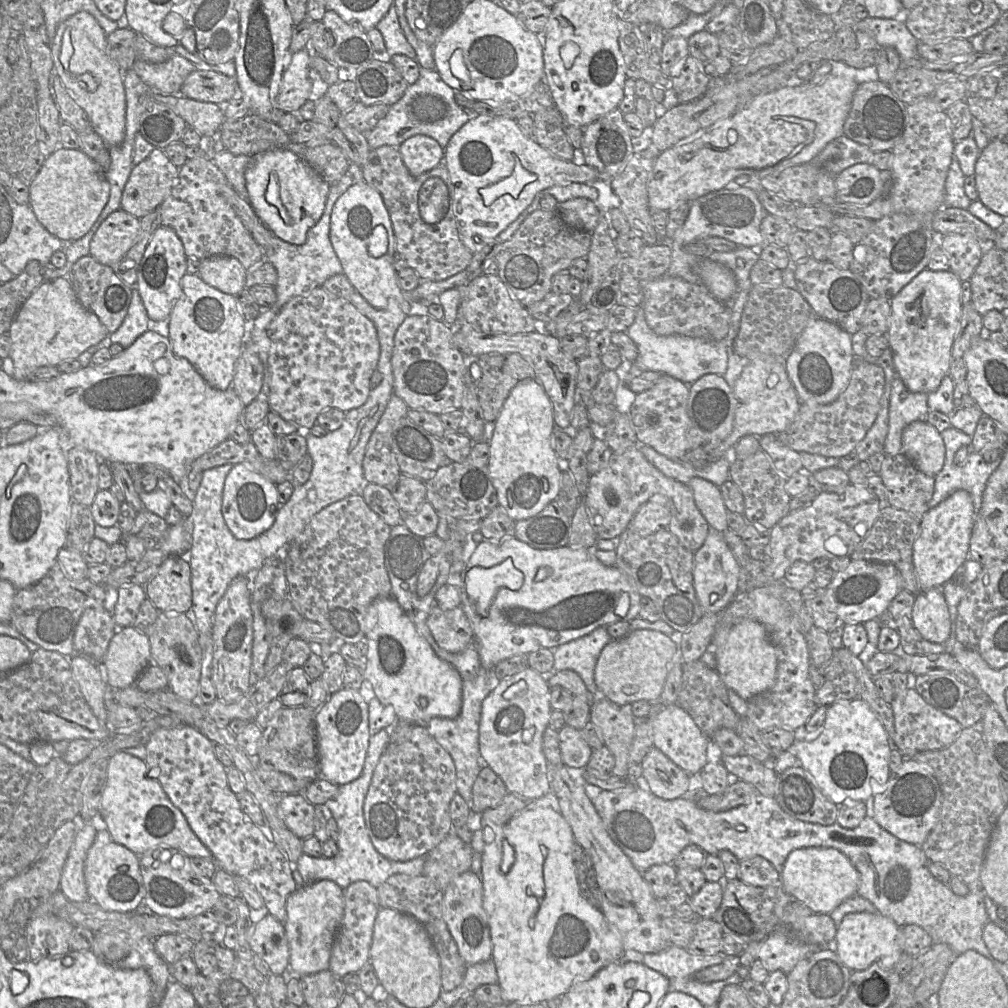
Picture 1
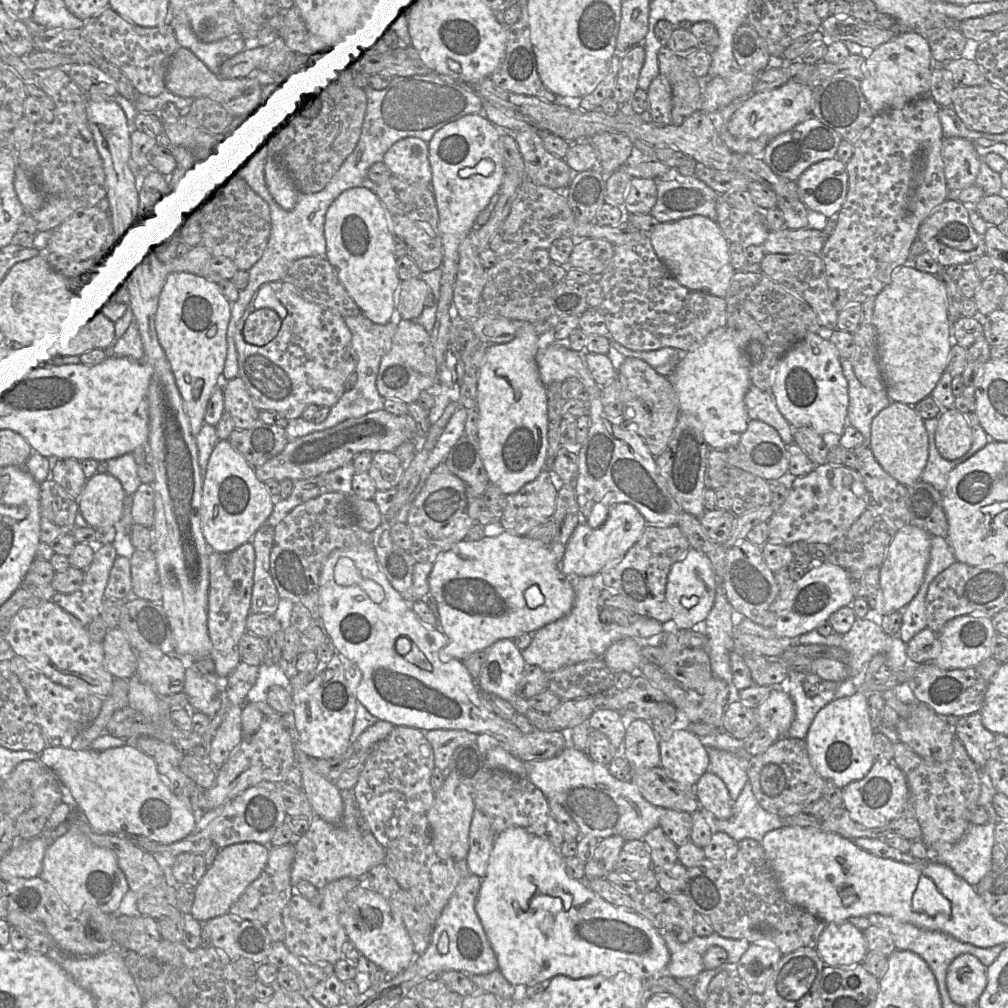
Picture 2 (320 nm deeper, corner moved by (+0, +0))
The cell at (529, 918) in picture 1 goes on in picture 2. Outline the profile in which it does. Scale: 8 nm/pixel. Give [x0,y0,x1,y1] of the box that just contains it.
[475,827,669,1001]

